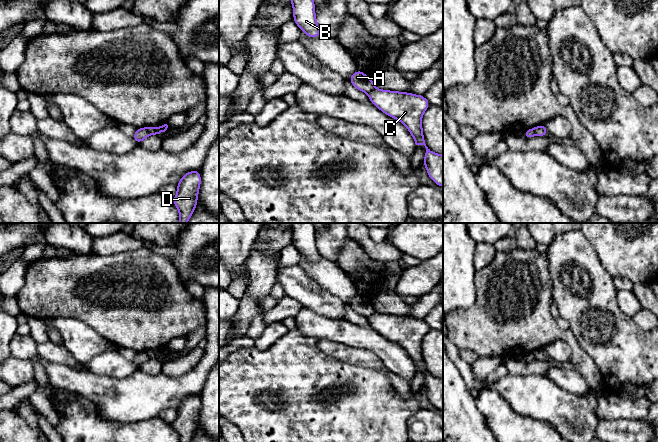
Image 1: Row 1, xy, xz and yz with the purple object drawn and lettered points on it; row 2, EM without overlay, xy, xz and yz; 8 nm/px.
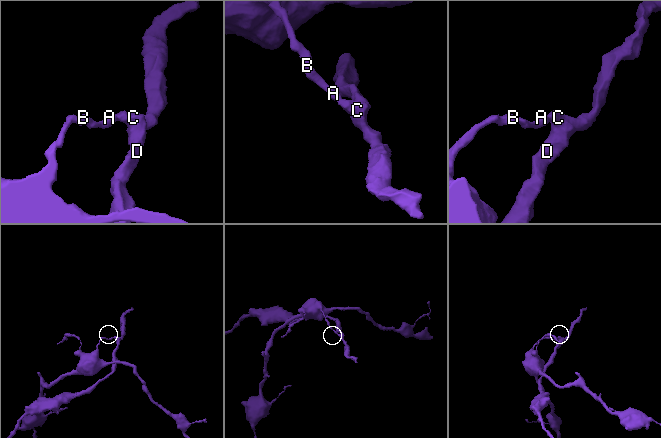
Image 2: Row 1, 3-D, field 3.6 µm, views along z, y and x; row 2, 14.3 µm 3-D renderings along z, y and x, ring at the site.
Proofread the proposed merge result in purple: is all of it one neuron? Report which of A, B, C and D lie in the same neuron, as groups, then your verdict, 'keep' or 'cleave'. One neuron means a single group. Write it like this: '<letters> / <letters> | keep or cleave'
A B / C D | cleave

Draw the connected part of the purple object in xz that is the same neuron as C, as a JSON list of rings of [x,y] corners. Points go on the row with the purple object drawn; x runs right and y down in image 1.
[[[377,88],[367,94],[371,103],[380,111],[407,127],[416,145],[425,146],[423,164],[427,175],[437,186],[443,187],[443,155],[434,153],[426,146],[421,125],[422,116],[430,106],[429,101],[423,95]]]

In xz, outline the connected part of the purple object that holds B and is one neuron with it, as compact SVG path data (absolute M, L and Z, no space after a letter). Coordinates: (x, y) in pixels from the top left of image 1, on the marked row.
M290 0L293 6L293 20L311 39L318 37L321 30L317 25L313 0Z

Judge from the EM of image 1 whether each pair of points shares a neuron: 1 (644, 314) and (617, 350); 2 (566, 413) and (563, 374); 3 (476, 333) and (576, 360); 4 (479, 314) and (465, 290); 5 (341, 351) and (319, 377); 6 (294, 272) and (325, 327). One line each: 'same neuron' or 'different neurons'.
1: different neurons
2: different neurons
3: same neuron
4: different neurons
5: different neurons
6: different neurons

